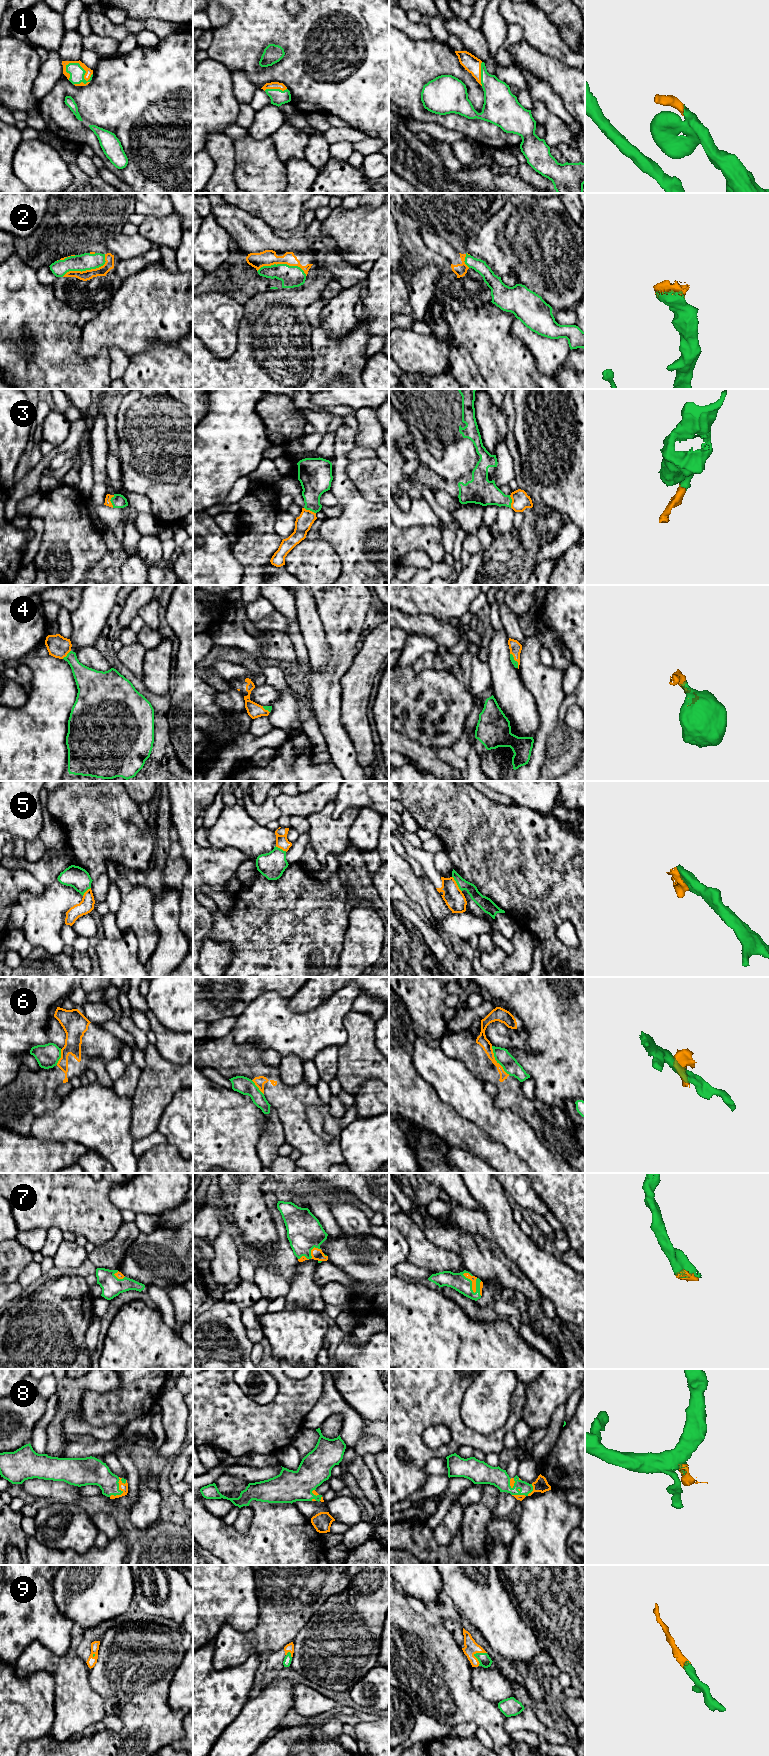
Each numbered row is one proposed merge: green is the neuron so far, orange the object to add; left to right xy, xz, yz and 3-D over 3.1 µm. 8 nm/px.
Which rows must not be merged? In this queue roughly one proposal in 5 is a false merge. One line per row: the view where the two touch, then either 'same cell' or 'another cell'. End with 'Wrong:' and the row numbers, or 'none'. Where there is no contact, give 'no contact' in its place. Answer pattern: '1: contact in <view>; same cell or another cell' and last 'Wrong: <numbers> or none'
1: contact in xy; same cell
2: contact in xy; same cell
3: contact in xy; same cell
4: contact in xy; same cell
5: contact in yz; same cell
6: contact in yz; another cell
7: contact in yz; same cell
8: contact in xy; same cell
9: contact in yz; same cell
Wrong: 6

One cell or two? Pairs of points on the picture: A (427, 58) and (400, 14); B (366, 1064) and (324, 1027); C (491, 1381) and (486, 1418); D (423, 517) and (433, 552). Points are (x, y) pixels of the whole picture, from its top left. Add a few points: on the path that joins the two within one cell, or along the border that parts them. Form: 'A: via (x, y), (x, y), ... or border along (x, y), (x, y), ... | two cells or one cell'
A: border along (399, 29), (414, 40), (434, 40) | two cells
B: border along (343, 1021), (346, 1041), (339, 1048) | two cells
C: via (491, 1390), (486, 1402), (486, 1409) | one cell
D: border along (438, 527), (423, 525), (402, 528) | two cells

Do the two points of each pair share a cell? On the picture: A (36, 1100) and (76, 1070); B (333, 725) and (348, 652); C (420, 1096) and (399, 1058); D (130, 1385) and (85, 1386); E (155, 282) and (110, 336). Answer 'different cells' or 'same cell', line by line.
A: same cell
B: same cell
C: same cell
D: different cells
E: same cell

